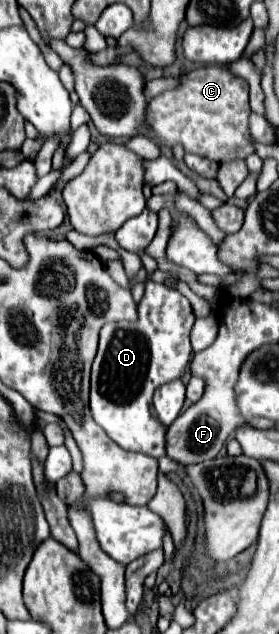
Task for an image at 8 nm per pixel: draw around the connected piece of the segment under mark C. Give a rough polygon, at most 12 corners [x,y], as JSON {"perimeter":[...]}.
{"perimeter":[[202,66],[154,96],[158,148],[214,162],[256,154],[248,82]]}

